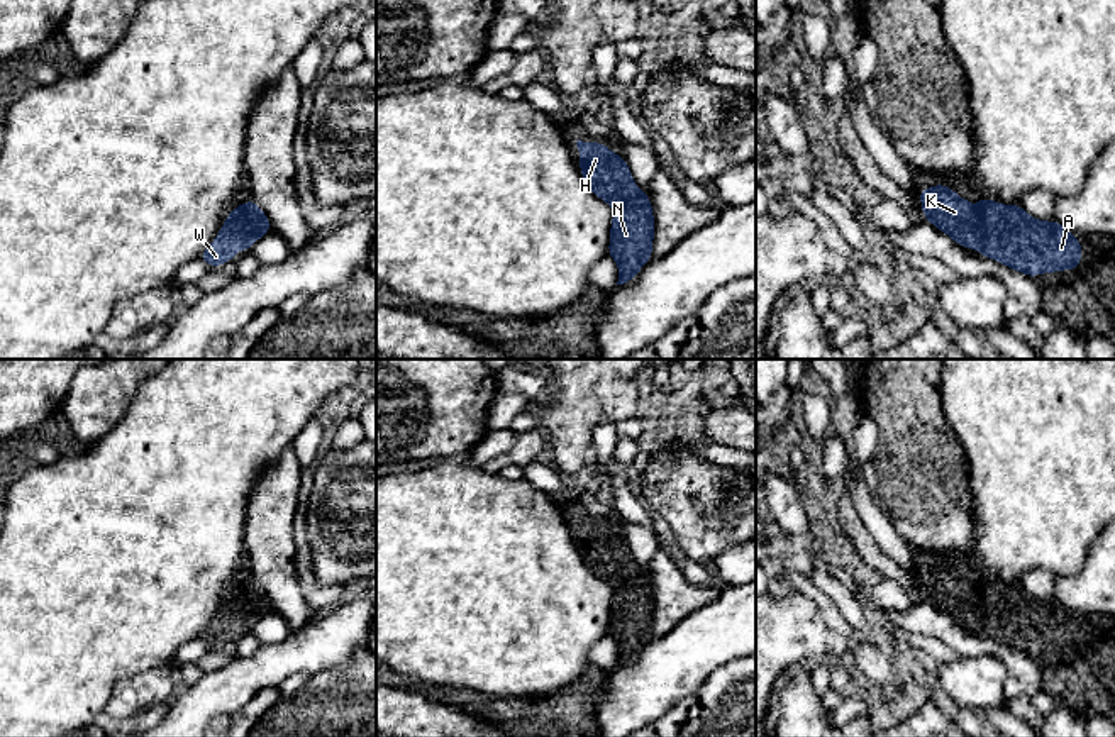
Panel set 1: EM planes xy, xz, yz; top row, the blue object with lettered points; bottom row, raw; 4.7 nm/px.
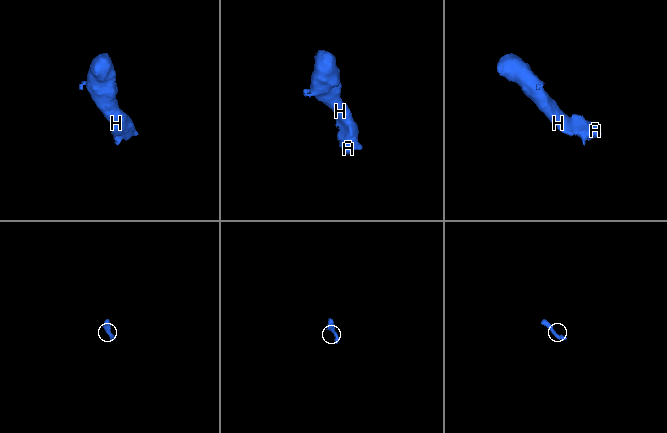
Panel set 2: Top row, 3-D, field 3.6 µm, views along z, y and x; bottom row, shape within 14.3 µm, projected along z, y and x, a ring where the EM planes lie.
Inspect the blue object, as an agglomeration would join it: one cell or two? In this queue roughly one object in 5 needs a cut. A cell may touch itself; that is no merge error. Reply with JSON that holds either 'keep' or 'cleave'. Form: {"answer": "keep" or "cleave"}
{"answer": "keep"}

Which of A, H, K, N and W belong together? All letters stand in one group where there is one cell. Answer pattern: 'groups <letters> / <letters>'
groups A H K N W

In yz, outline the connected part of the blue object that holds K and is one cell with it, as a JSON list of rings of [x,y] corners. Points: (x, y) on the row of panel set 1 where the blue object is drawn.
[[[947,185],[918,190],[925,220],[947,234],[961,247],[976,249],[985,258],[1034,278],[1059,269],[1074,271],[1081,263],[1081,242],[1057,220],[1046,222],[1030,217],[1022,205],[1003,205],[983,195],[978,205],[956,195]]]

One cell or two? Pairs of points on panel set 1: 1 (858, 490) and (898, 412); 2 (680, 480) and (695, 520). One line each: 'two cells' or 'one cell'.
1: two cells
2: one cell

